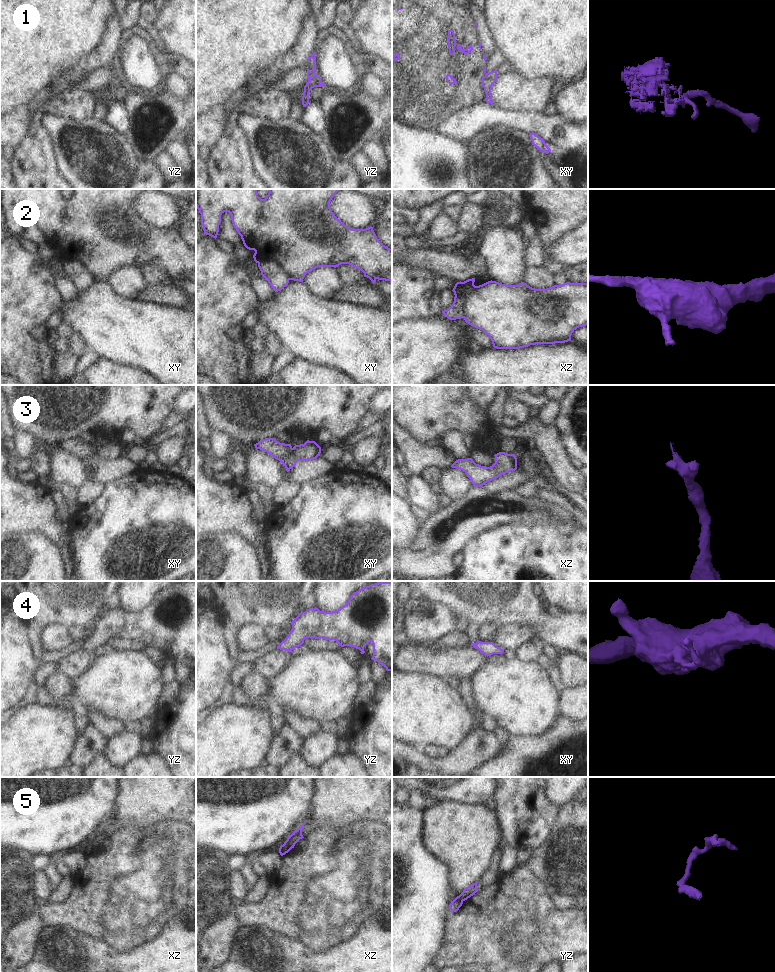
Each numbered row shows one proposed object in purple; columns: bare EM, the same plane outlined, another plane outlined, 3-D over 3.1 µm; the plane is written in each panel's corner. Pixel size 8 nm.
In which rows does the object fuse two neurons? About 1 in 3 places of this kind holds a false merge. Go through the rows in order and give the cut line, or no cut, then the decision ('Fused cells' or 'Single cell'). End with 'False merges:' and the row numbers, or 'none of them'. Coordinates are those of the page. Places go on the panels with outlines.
1: Split along yz (312, 80), (313, 84), (307, 90), (308, 101). Fused cells
2: Split along xz (468, 284), (470, 290), (463, 296), (463, 317). Fused cells
3: No split. Single cell
4: No split. Single cell
5: Split along xz (284, 843), (291, 848). Fused cells
False merges: 1, 2, 5

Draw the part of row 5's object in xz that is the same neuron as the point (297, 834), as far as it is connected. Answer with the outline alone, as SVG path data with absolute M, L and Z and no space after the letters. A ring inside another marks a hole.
M306 821L287 838L287 840L284 842L285 845L287 845L291 848L294 848L295 844L300 839L304 838L302 835L302 829L303 829L305 823L306 823Z

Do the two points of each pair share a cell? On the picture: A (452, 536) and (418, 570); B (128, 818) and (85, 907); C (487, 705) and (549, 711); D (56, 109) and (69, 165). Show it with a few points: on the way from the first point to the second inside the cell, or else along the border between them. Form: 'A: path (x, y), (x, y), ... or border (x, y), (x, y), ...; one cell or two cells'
A: path (444, 544), (426, 562); one cell
B: border (146, 826), (142, 828), (121, 828), (109, 837); two cells
C: path (502, 705), (528, 705), (534, 708); one cell
D: border (42, 118), (46, 115), (52, 115), (81, 121); two cells

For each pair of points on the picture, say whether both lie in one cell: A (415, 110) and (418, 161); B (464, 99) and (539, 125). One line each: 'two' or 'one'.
A: two
B: two

